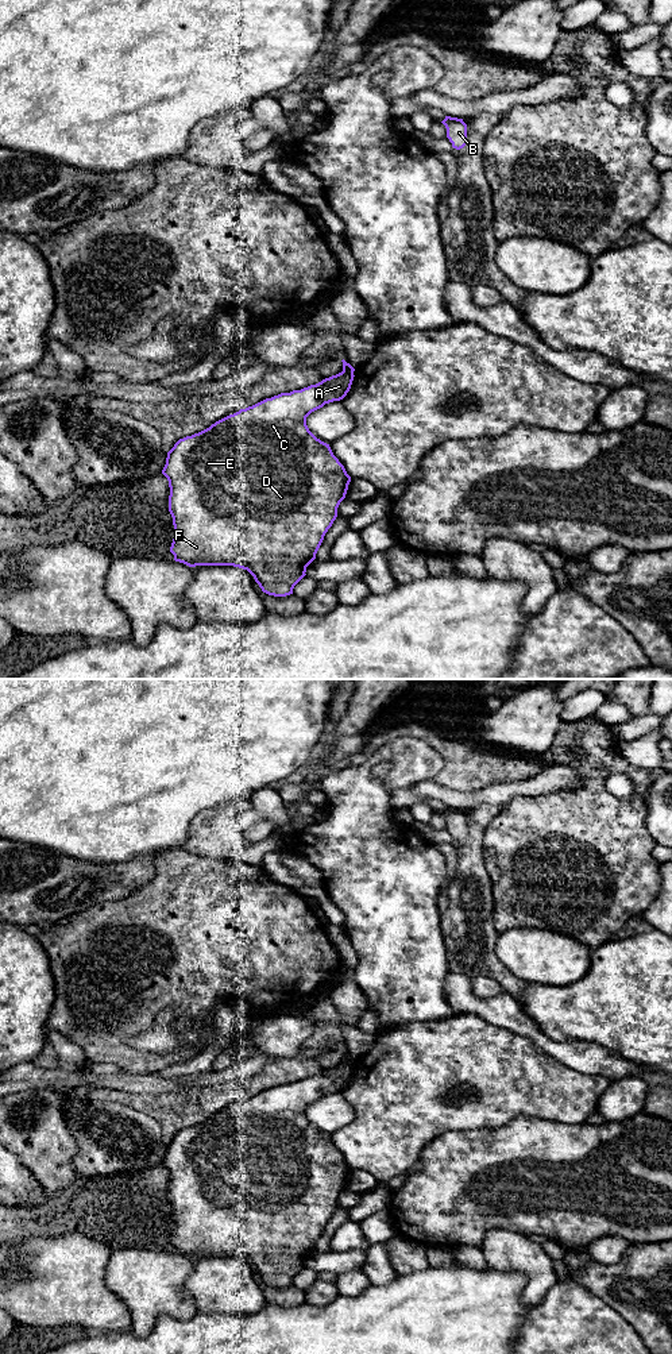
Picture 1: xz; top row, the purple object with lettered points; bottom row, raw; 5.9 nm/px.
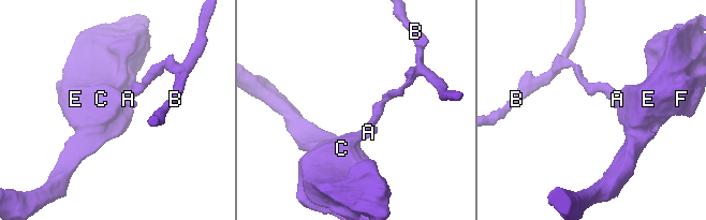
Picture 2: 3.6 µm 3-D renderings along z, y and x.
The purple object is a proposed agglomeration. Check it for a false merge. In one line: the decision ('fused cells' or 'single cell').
fused cells

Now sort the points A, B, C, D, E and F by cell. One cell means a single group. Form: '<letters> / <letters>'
A C D E F / B

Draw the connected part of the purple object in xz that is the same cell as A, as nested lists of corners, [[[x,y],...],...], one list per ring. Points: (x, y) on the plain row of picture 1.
[[[341,1062],[301,1081],[266,1089],[174,1135],[162,1165],[170,1179],[169,1203],[175,1223],[170,1243],[175,1253],[189,1258],[239,1258],[254,1268],[263,1284],[274,1288],[293,1285],[294,1277],[306,1266],[306,1258],[316,1250],[351,1173],[329,1135],[309,1122],[306,1108],[325,1095],[343,1091],[354,1068],[354,1062]]]

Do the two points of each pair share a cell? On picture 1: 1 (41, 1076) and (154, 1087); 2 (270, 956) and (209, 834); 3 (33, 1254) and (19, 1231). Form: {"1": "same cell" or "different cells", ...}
{"1": "same cell", "2": "different cells", "3": "different cells"}

